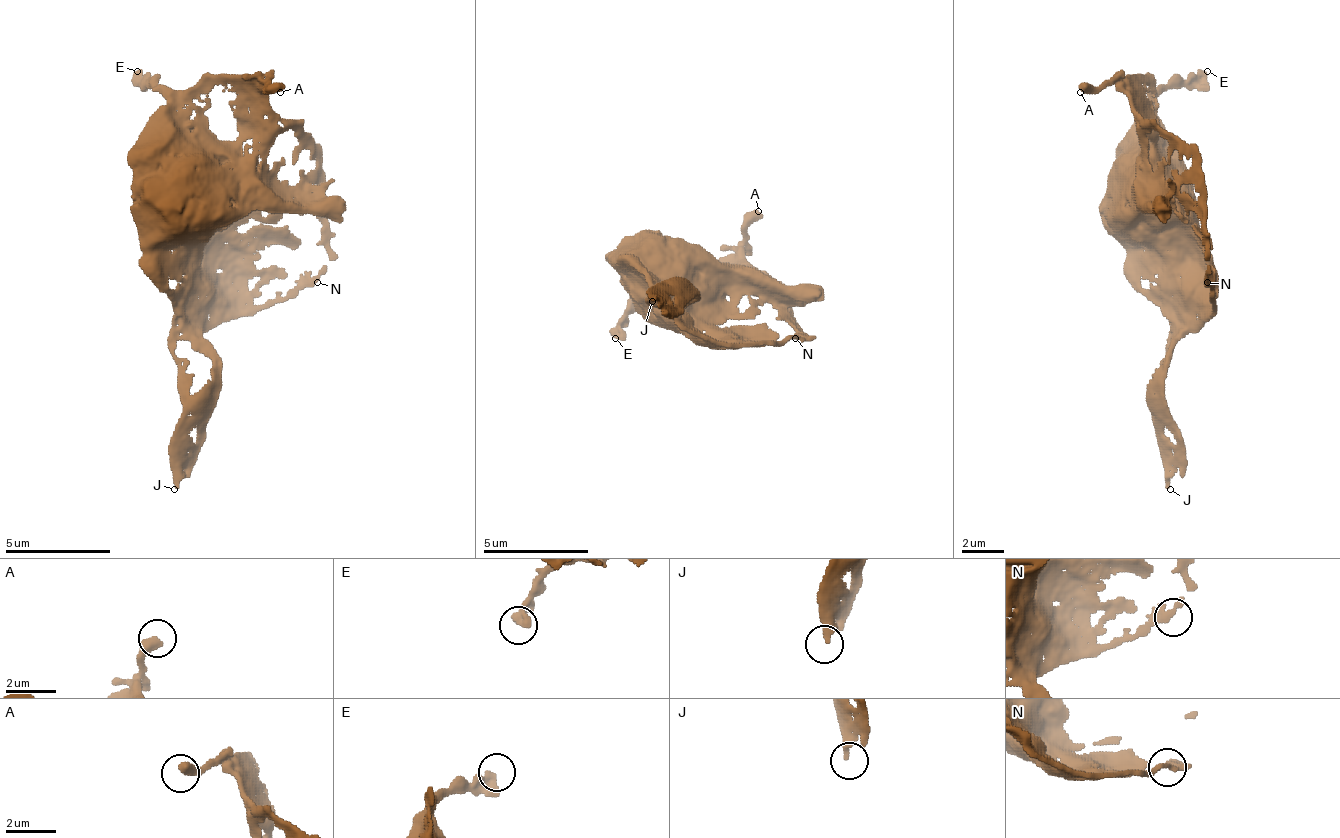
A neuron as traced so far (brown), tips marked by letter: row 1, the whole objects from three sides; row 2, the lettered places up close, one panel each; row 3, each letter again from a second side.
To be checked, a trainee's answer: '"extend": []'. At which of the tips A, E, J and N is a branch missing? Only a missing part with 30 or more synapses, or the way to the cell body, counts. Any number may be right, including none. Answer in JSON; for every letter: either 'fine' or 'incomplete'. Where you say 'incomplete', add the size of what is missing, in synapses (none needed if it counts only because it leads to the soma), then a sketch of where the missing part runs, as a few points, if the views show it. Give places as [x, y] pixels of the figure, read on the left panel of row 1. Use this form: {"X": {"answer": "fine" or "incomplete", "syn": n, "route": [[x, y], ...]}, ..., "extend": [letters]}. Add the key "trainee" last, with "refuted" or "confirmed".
{"A": {"answer": "fine"}, "E": {"answer": "fine"}, "J": {"answer": "incomplete", "syn": 200}, "N": {"answer": "fine"}, "extend": ["J"], "trainee": "refuted"}

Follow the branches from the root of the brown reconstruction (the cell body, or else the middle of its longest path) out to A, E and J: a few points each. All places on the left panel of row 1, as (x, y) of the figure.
A: (190, 187), (185, 171), (206, 166), (243, 129), (259, 92), (264, 86), (280, 92)
E: (190, 187), (190, 182), (174, 166), (174, 118), (169, 113), (169, 102), (137, 71)
J: (190, 187), (180, 182), (190, 330), (174, 346), (185, 404), (174, 489)

